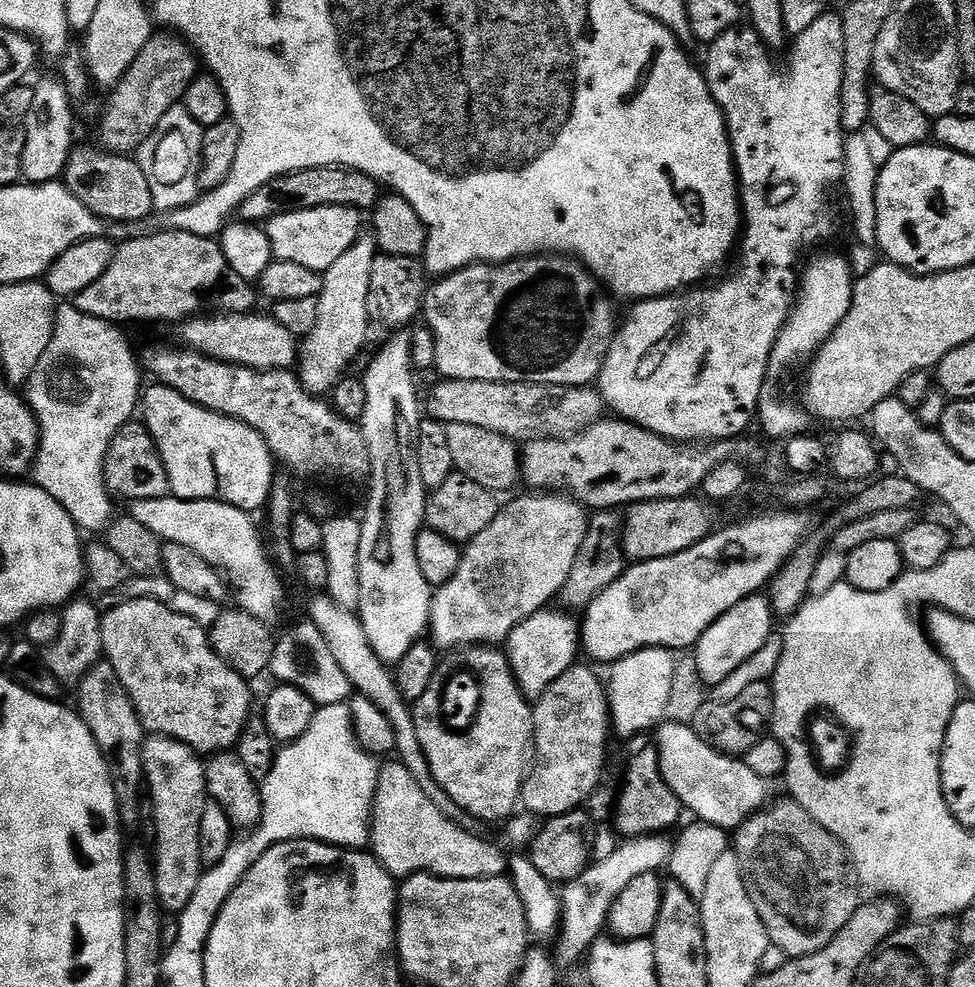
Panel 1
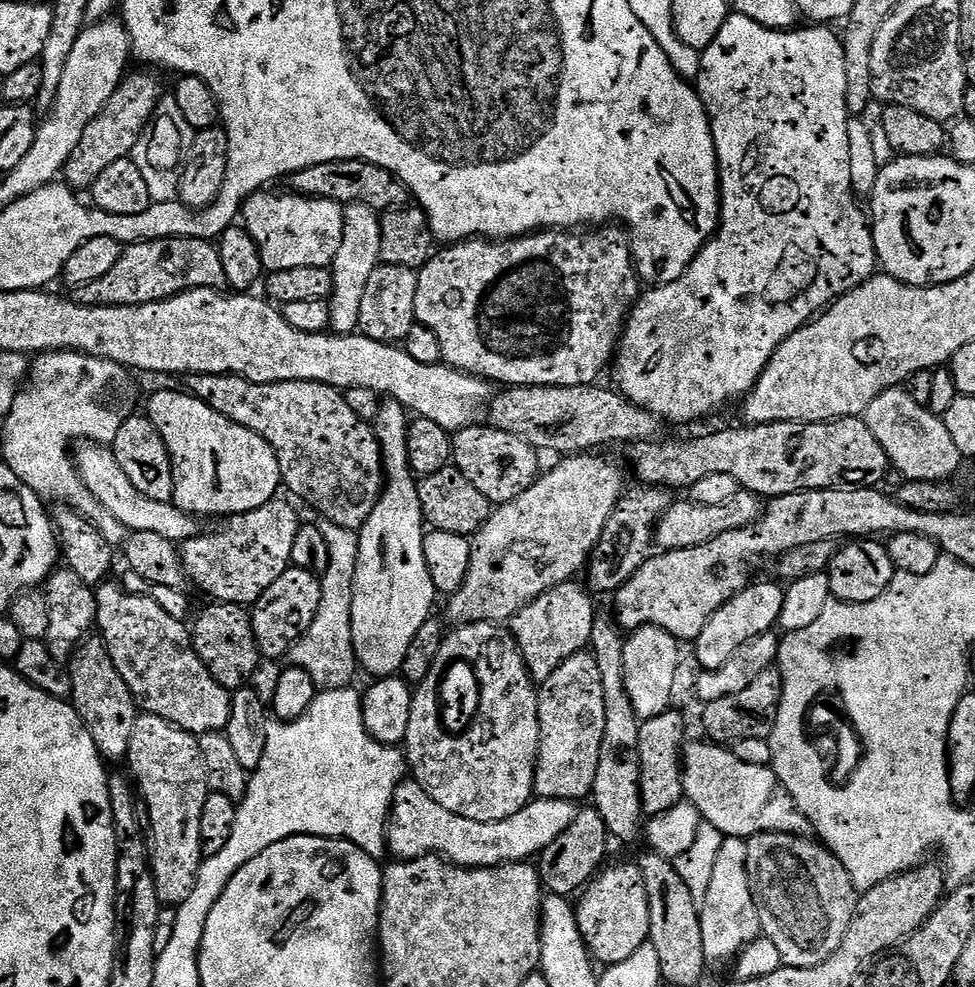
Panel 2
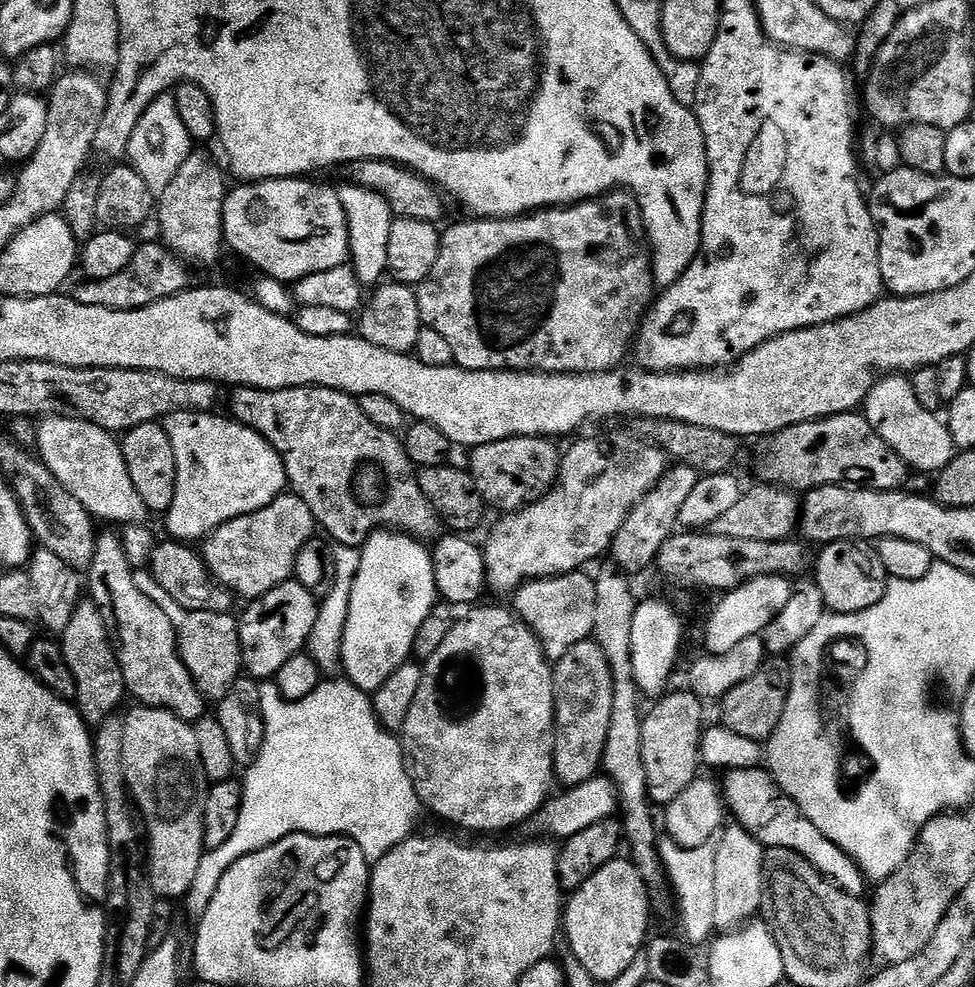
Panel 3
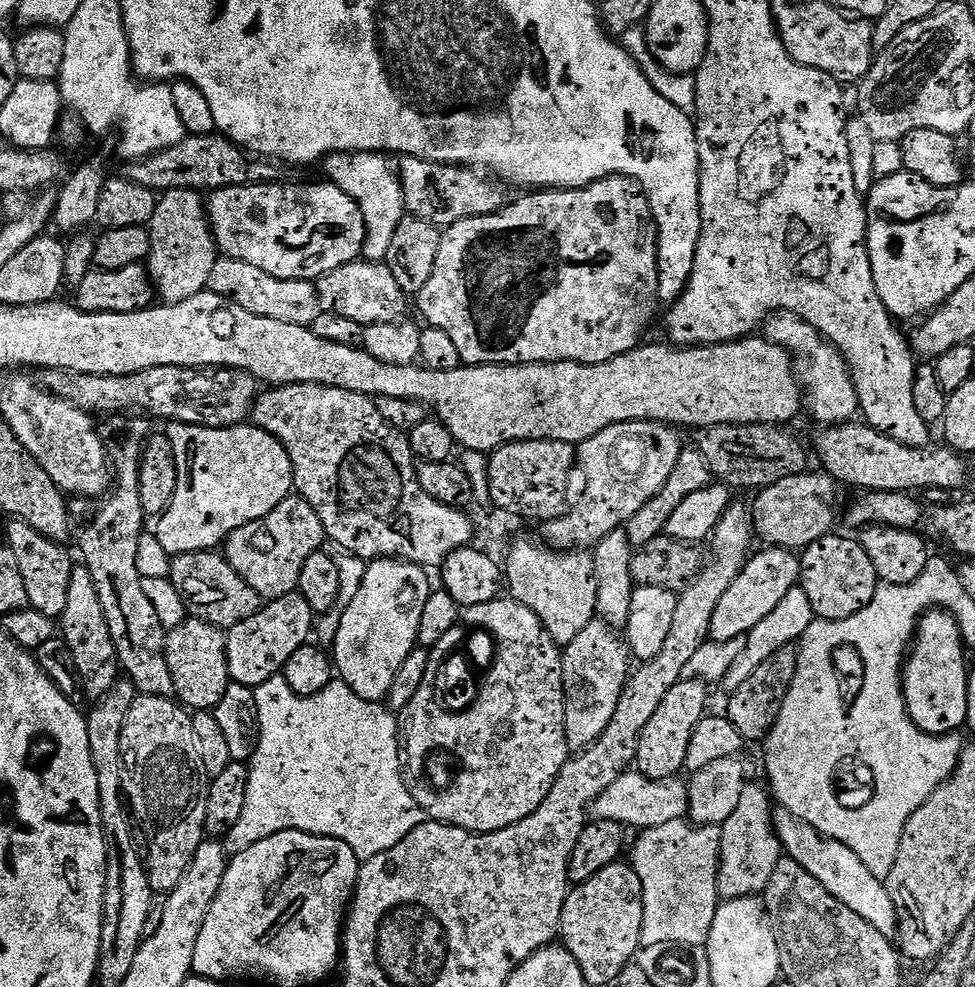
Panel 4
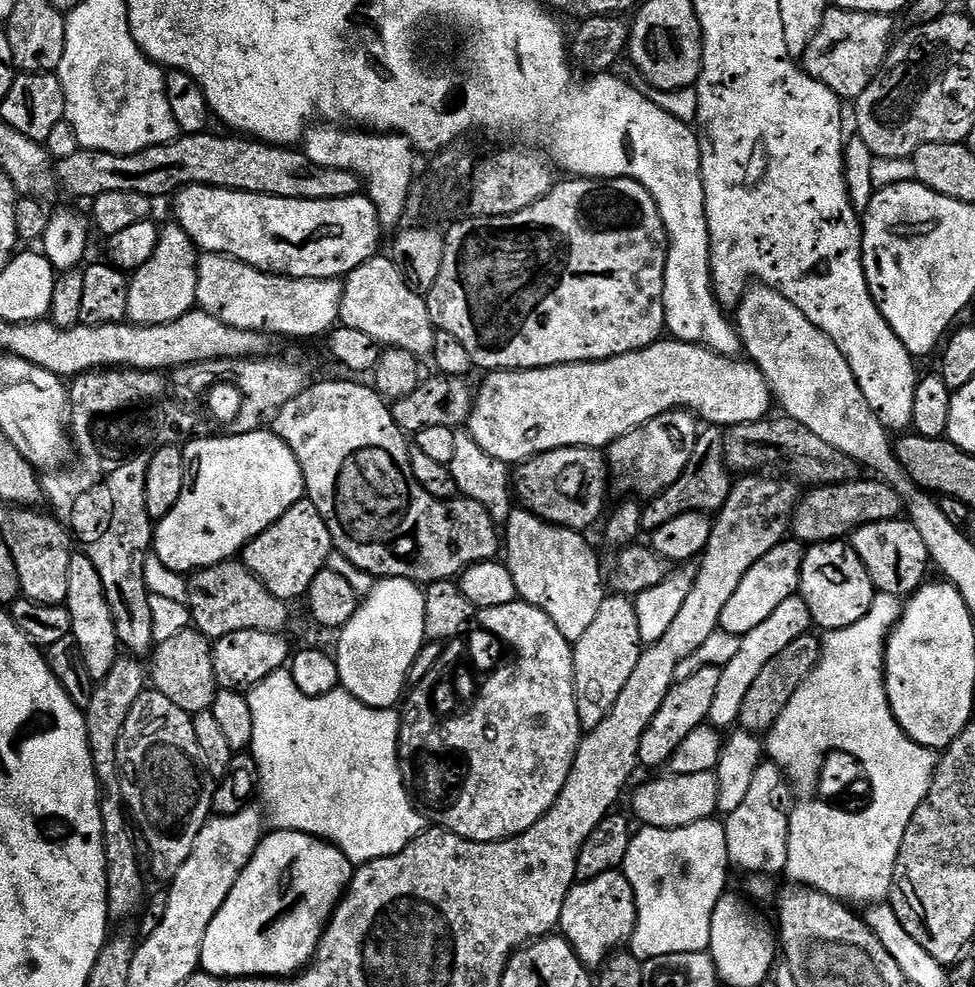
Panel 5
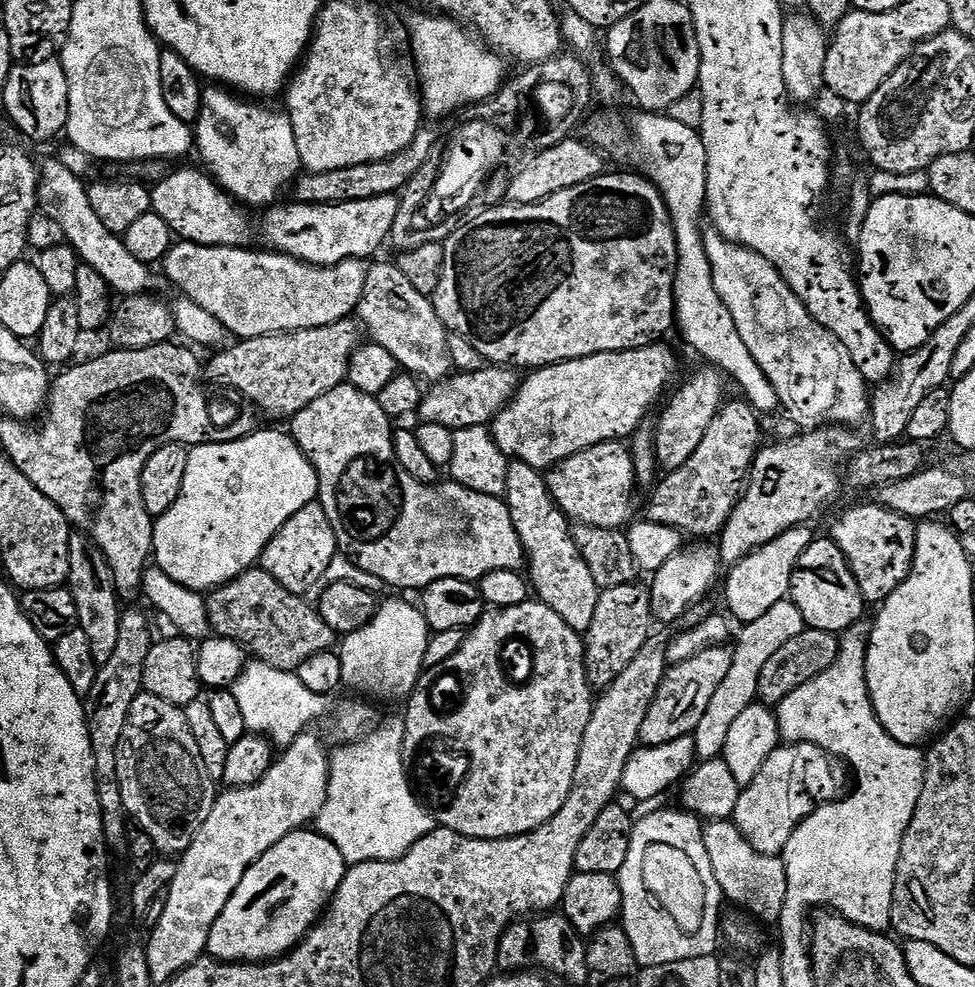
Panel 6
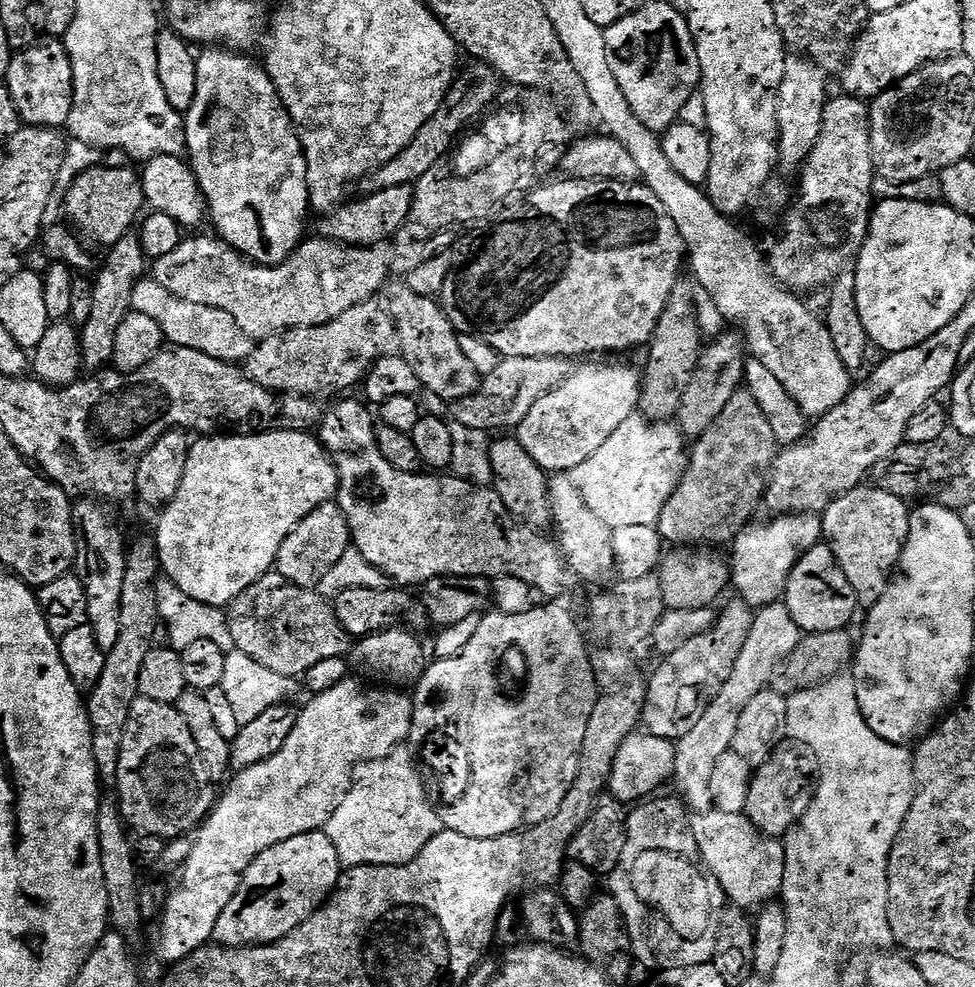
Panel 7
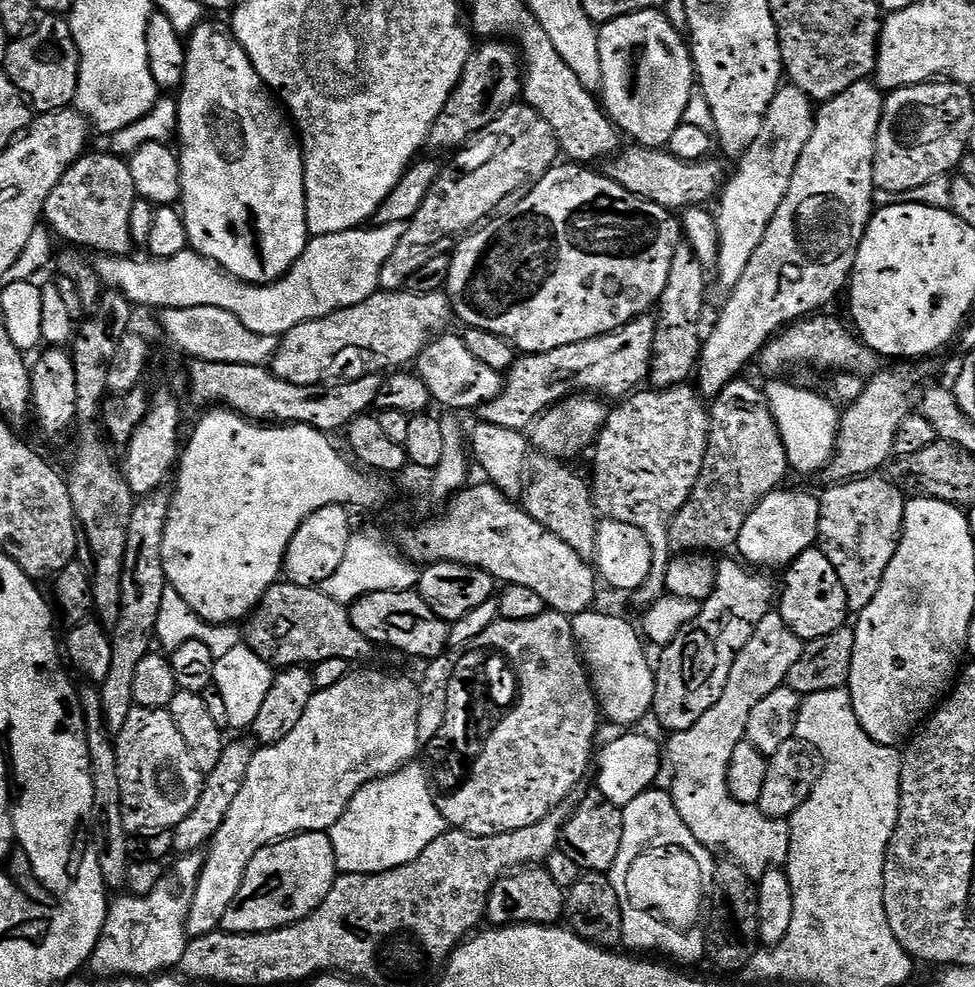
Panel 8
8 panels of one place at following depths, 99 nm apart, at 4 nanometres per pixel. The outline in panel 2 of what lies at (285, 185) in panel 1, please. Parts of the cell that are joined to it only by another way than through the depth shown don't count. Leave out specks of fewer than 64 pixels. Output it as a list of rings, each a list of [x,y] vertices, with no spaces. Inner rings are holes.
[[[335,160],[325,164],[315,164],[306,170],[298,170],[287,177],[291,191],[297,196],[306,196],[318,200],[333,200],[345,206],[365,204],[377,214],[393,212],[399,208],[409,207],[410,193],[408,187],[397,176],[390,174],[382,166],[374,166],[365,160]]]

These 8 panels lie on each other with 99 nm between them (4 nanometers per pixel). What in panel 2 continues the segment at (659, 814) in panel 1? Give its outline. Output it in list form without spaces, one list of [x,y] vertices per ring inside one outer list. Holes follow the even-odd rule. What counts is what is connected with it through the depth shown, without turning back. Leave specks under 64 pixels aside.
[[[675,710],[643,721],[638,730],[638,762],[642,770],[640,793],[642,806],[649,817],[670,810],[685,799],[682,745],[685,743],[684,720]]]

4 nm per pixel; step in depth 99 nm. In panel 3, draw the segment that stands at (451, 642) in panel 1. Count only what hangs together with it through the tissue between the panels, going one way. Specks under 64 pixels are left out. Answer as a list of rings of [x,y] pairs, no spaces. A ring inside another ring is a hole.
[[[612,432],[609,436],[592,436],[589,440],[570,445],[568,452],[566,448],[563,453],[556,485],[543,498],[527,504],[522,510],[501,515],[488,541],[483,541],[488,588],[512,594],[529,580],[543,580],[546,576],[574,572],[588,566],[584,564],[598,559],[603,552],[605,555],[611,549],[614,534],[618,534],[630,510],[642,502],[645,494],[663,478],[665,471],[664,453],[635,434],[627,436],[624,432]]]

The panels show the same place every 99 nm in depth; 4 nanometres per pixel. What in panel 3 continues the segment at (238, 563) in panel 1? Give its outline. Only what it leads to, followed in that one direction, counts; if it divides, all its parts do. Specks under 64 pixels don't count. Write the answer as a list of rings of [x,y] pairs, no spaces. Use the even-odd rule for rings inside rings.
[[[50,416],[37,424],[40,425],[34,428],[35,451],[50,474],[54,474],[54,478],[82,502],[93,518],[116,524],[112,526],[135,526],[149,519],[146,502],[138,498],[138,490],[134,490],[134,482],[130,482],[130,470],[126,470],[120,440],[113,433],[85,420],[71,420],[65,416]]]

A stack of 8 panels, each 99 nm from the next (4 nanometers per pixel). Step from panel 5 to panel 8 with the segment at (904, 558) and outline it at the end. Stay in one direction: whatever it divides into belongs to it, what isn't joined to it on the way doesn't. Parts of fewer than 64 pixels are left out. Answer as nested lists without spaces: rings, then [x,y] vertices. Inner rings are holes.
[[[880,474],[862,476],[825,489],[819,493],[818,547],[830,558],[830,566],[838,570],[838,582],[842,582],[842,590],[846,590],[849,613],[859,614],[874,602],[886,566],[890,566],[890,558],[894,558],[900,545],[906,496]]]

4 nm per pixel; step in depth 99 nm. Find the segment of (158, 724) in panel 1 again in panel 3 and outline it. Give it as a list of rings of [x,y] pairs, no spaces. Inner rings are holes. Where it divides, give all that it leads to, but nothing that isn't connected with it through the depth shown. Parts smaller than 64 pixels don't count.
[[[101,531],[96,538],[97,550],[86,569],[86,592],[98,606],[108,627],[108,634],[122,666],[122,678],[129,697],[146,708],[164,708],[178,718],[195,722],[206,715],[206,701],[194,678],[180,657],[176,641],[177,625],[172,624],[164,608],[151,600],[136,585],[134,569],[126,562],[120,537],[115,531]]]

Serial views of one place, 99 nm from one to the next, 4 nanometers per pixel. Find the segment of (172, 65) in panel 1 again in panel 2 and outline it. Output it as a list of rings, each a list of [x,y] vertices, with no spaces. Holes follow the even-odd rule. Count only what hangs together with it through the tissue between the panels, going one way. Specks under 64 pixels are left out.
[[[133,71],[131,74],[125,75],[118,90],[114,90],[110,102],[106,102],[102,114],[98,114],[98,118],[94,118],[94,122],[90,122],[90,126],[86,126],[86,131],[78,141],[74,154],[70,154],[62,173],[63,183],[67,184],[69,188],[73,190],[91,189],[92,183],[101,177],[109,166],[114,166],[114,162],[129,159],[138,138],[155,116],[162,99],[160,84],[152,77],[155,75],[151,71],[136,71],[140,72],[134,73],[135,71]]]

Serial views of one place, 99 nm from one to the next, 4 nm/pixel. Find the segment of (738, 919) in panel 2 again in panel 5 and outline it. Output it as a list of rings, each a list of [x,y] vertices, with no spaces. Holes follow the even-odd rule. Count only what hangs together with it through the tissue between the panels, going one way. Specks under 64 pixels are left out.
[[[761,763],[742,806],[727,813],[723,821],[728,859],[733,869],[741,868],[744,874],[777,874],[776,872],[783,873],[787,869],[790,811],[788,788],[790,789],[790,781],[778,765]]]

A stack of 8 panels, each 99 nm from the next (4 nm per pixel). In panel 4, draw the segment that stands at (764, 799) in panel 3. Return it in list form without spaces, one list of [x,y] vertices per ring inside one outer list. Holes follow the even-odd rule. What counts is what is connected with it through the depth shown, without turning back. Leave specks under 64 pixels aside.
[[[782,807],[775,809],[774,827],[776,836],[780,839],[780,847],[786,853],[787,859],[796,860],[798,866],[806,870],[806,874],[818,878],[818,882],[826,886],[830,895],[838,898],[842,906],[850,906],[850,910],[854,910],[858,918],[870,922],[870,926],[874,926],[878,934],[889,938],[897,935],[898,914],[894,910],[894,902],[888,893],[887,883],[871,872],[854,850],[850,850],[842,842],[821,836],[818,830],[814,830],[814,826],[802,822]]]

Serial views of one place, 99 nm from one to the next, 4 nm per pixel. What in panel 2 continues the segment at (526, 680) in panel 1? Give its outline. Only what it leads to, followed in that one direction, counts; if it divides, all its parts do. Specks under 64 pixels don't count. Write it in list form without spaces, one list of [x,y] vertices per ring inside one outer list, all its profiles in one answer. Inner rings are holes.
[[[580,582],[559,584],[546,590],[546,594],[534,598],[534,602],[522,606],[522,610],[512,616],[510,631],[533,681],[550,678],[566,658],[589,647],[598,610],[592,605],[593,593],[583,583],[576,583]]]

